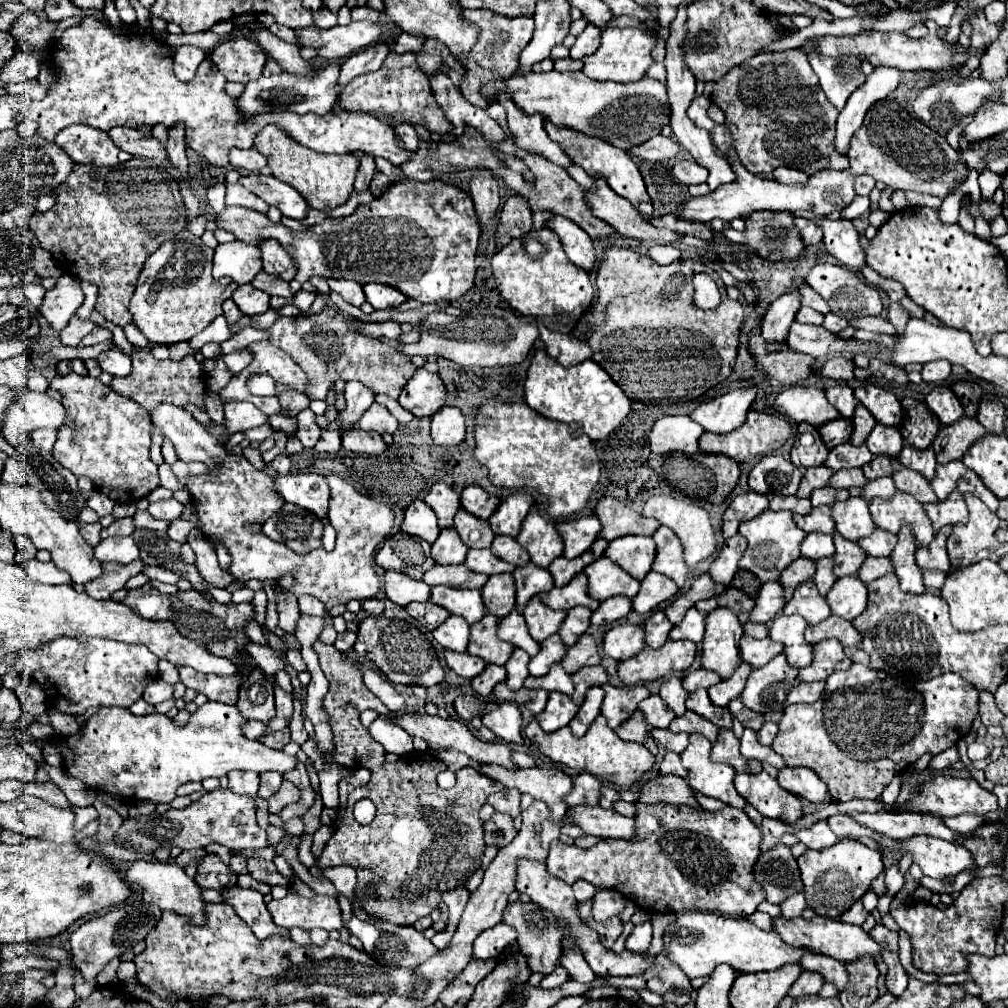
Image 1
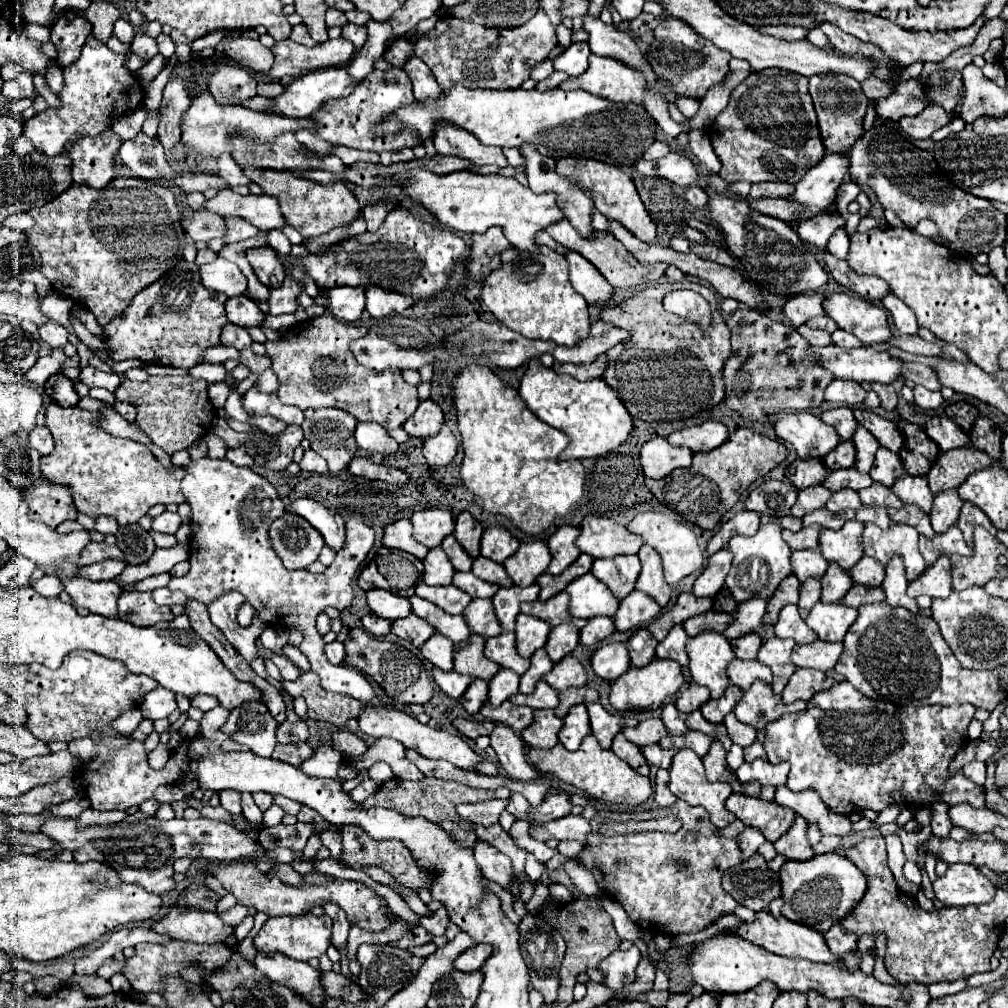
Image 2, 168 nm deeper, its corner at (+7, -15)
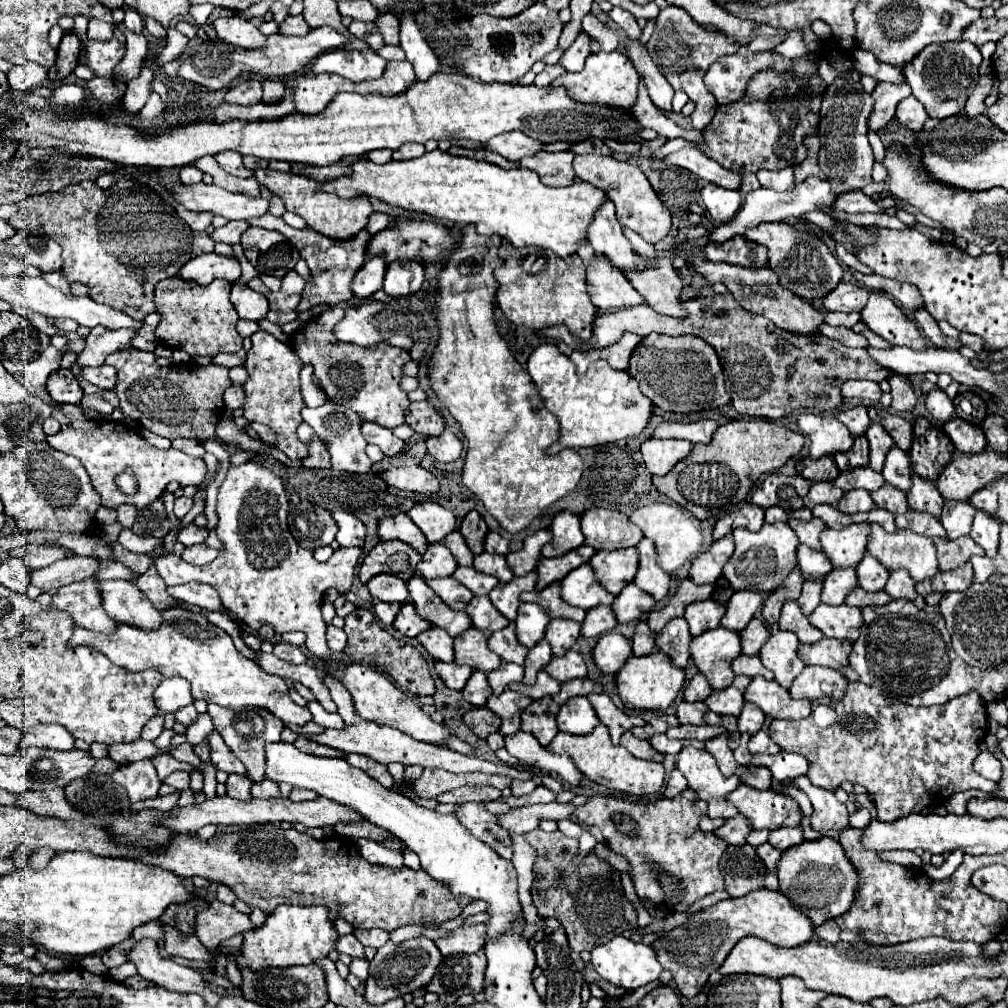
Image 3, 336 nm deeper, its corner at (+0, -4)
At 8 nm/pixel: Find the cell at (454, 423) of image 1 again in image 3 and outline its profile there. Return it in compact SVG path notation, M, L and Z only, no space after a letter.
M449 429L443 435L439 435L439 437L429 437L427 439L427 451L437 461L443 461L443 463L455 461L461 455L461 449L463 449L461 441Z

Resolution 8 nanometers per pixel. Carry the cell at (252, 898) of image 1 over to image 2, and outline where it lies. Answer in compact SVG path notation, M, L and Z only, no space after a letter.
M256 952L254 964L272 982L284 984L300 992L300 996L312 996L312 1000L316 1000L316 1006L320 1006L320 996L324 996L324 992L320 992L320 970L314 970L308 962L292 960L288 956L282 956L280 952Z

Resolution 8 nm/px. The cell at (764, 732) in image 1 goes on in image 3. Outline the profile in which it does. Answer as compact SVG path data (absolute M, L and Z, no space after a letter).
M759 731L755 733L751 739L749 739L749 751L751 753L769 753L769 755L775 755L779 753L779 745L775 745L769 735L765 731Z

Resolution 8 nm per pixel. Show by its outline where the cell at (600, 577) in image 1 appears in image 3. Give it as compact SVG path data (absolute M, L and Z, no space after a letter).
M587 563L573 569L571 573L567 573L559 581L559 585L561 585L563 601L567 601L573 607L581 607L585 611L595 605L611 605L615 599L615 595L607 593L599 585L591 565L587 565Z

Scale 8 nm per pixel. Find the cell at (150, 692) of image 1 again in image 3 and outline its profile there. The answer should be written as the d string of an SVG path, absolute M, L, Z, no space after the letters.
M163 679L163 683L155 689L155 705L161 713L175 713L177 709L191 705L191 685L187 679Z

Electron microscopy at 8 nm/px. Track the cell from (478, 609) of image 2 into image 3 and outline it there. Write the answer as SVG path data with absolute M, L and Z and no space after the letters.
M473 597L473 601L469 601L469 605L465 607L467 615L473 621L473 627L485 633L493 633L503 629L509 621L491 605L489 597Z

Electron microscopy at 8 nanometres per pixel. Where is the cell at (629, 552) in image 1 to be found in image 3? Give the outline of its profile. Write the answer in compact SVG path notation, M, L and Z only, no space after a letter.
M635 549L621 551L599 551L589 559L595 571L595 579L613 595L617 595L627 583L633 581L637 573L639 555Z

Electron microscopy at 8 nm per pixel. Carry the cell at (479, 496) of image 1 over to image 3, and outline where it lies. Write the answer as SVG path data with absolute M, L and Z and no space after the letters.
M471 511L471 513L461 521L459 531L461 531L461 535L465 537L469 549L473 551L473 555L483 553L483 541L485 541L485 535L487 535L487 525L485 525L485 521L481 519L481 515L479 515L477 511Z

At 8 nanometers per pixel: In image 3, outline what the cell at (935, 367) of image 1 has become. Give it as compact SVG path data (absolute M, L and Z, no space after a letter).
M933 389L931 393L927 393L925 405L927 405L927 411L931 413L931 417L933 417L939 425L943 425L943 423L951 421L953 417L957 417L955 407L953 407L953 401L945 395L943 389Z

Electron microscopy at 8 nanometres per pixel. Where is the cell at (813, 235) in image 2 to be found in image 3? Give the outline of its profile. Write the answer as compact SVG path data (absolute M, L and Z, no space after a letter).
M851 191L845 193L845 197L839 197L833 203L833 209L845 211L845 213L885 213L883 207L879 207L871 197L867 197L863 191Z

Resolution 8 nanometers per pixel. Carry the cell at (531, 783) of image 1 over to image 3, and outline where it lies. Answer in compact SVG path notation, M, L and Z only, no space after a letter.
M329 677L325 679L325 685L329 687L331 691L331 697L333 701L337 703L337 709L341 713L341 717L345 719L347 727L345 729L327 729L325 733L318 735L307 735L307 739L317 742L327 747L333 747L333 749L339 749L343 753L359 753L359 755L367 755L371 759L375 759L377 763L383 763L383 765L389 765L393 761L401 763L401 765L421 765L421 767L439 767L439 769L445 769L445 771L451 771L451 773L471 773L471 771L479 771L479 773L489 773L489 775L509 775L513 779L533 779L533 773L529 771L517 771L515 767L509 767L505 763L491 763L491 761L483 761L479 757L473 757L473 755L461 755L461 753L455 753L451 749L443 749L439 745L431 745L431 743L423 743L423 741L417 741L397 729L391 729L391 727L381 727L381 725L375 725L371 721L363 721L355 709L351 707L351 695L347 693L347 689L343 689L343 685L339 685L335 679L331 681Z

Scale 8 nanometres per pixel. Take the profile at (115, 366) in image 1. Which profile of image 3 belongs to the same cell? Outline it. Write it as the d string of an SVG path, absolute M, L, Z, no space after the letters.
M101 365L101 367L87 367L81 369L81 377L93 385L97 385L99 389L113 389L115 381L117 381L117 371L109 365Z

